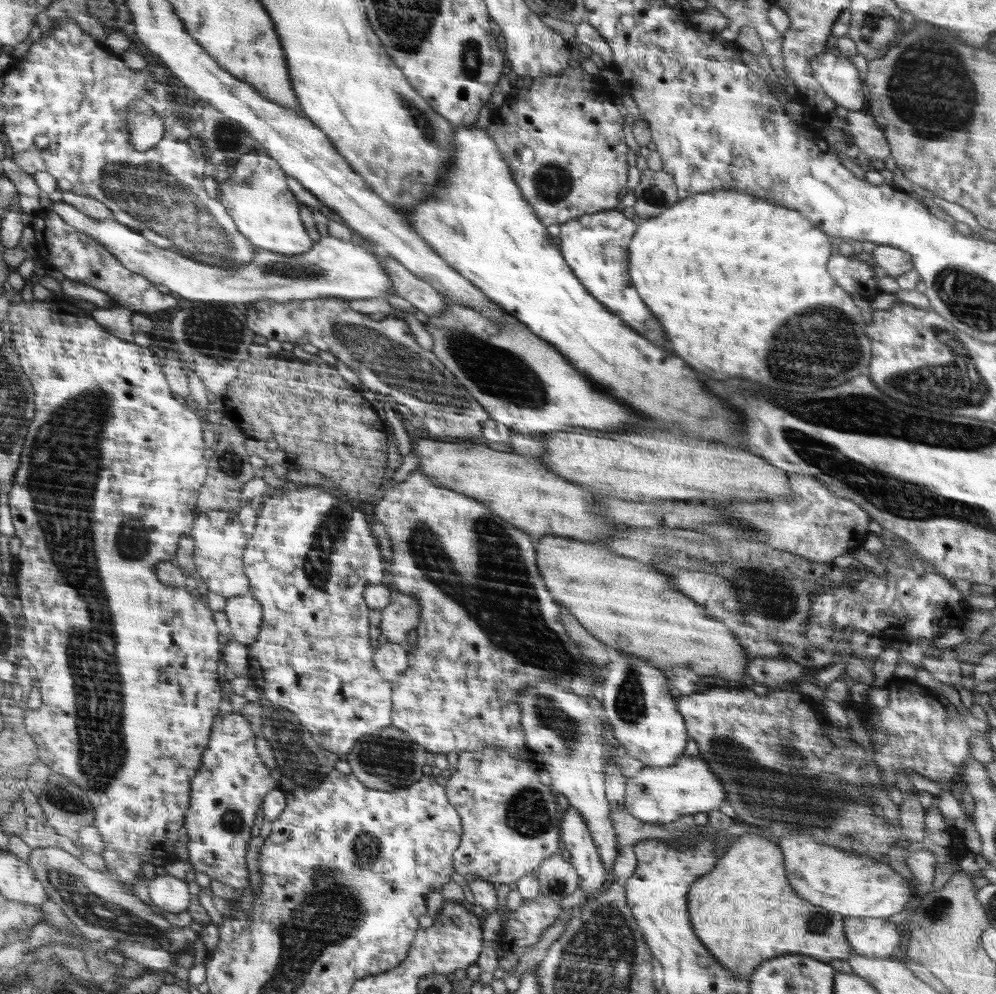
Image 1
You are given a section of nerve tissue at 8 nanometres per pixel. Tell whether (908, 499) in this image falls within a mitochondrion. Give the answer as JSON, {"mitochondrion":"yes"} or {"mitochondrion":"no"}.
{"mitochondrion":"yes"}

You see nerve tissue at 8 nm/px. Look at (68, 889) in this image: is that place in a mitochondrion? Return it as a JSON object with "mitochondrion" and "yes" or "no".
{"mitochondrion":"yes"}

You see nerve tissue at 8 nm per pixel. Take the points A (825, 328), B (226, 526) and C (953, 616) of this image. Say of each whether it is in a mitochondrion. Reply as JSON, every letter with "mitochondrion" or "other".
{"A":"mitochondrion","B":"other","C":"other"}

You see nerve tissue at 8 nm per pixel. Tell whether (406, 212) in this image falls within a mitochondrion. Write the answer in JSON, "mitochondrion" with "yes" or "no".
{"mitochondrion":"no"}

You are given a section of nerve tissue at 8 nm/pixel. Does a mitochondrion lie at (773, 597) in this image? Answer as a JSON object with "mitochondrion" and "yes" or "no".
{"mitochondrion":"yes"}

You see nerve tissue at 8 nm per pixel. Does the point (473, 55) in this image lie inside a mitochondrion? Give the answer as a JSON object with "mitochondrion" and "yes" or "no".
{"mitochondrion":"yes"}

